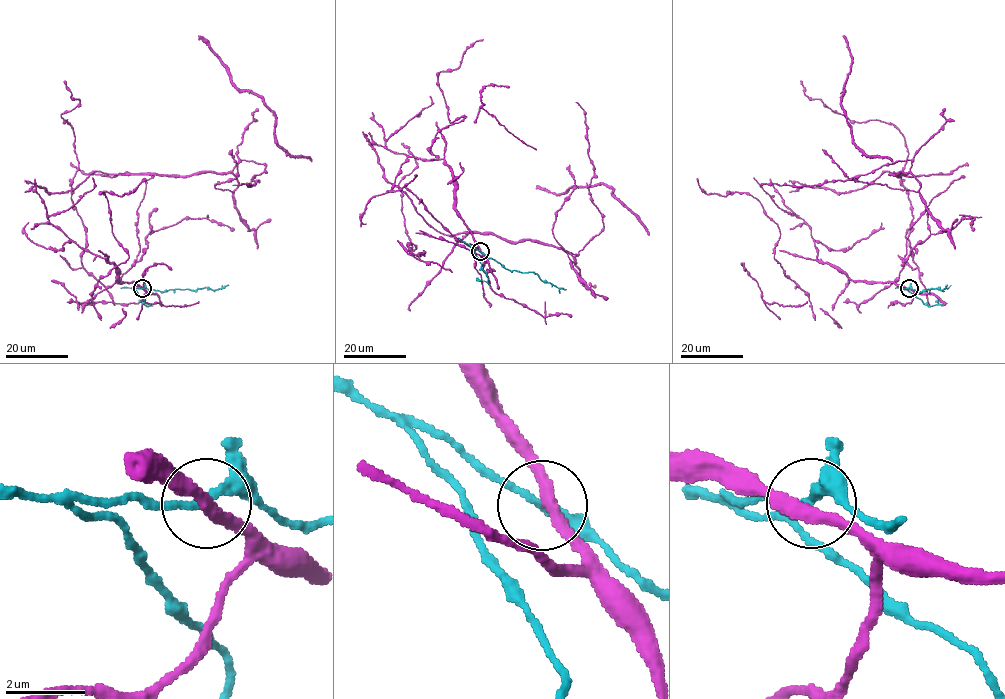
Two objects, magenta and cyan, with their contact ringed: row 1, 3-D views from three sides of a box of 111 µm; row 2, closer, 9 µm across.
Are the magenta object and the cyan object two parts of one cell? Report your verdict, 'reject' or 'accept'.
reject

